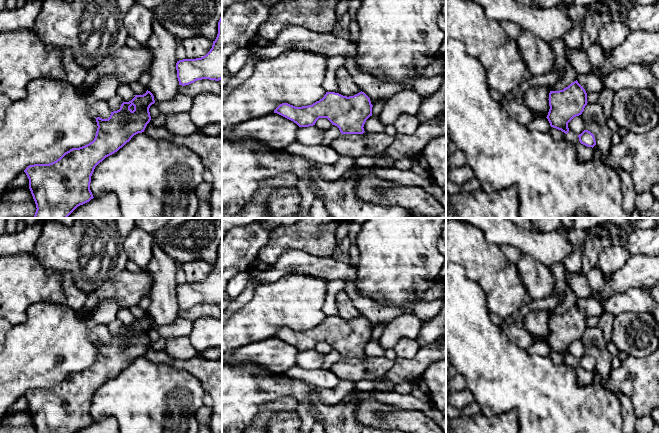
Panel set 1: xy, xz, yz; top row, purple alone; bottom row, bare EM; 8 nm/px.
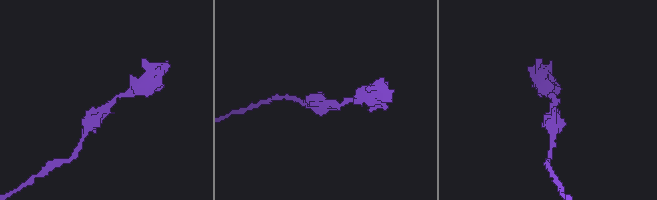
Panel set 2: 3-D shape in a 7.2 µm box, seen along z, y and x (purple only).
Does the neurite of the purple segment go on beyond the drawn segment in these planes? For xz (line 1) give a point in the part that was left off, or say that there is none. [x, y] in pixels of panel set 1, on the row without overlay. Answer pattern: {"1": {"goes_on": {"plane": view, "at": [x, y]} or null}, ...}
{"1": {"goes_on": null}}

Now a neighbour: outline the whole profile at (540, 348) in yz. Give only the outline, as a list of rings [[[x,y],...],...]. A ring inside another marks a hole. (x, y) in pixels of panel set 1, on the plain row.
[[[536,341],[532,346],[528,347],[526,351],[531,355],[539,355],[550,358],[556,365],[566,363],[566,358],[561,354],[551,351],[546,341]]]

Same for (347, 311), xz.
[[[345,289],[341,290],[336,297],[338,317],[343,320],[354,320],[361,316],[360,311],[354,306]]]

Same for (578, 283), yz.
[[[575,274],[568,282],[568,285],[578,299],[591,297],[592,290],[586,275]]]

